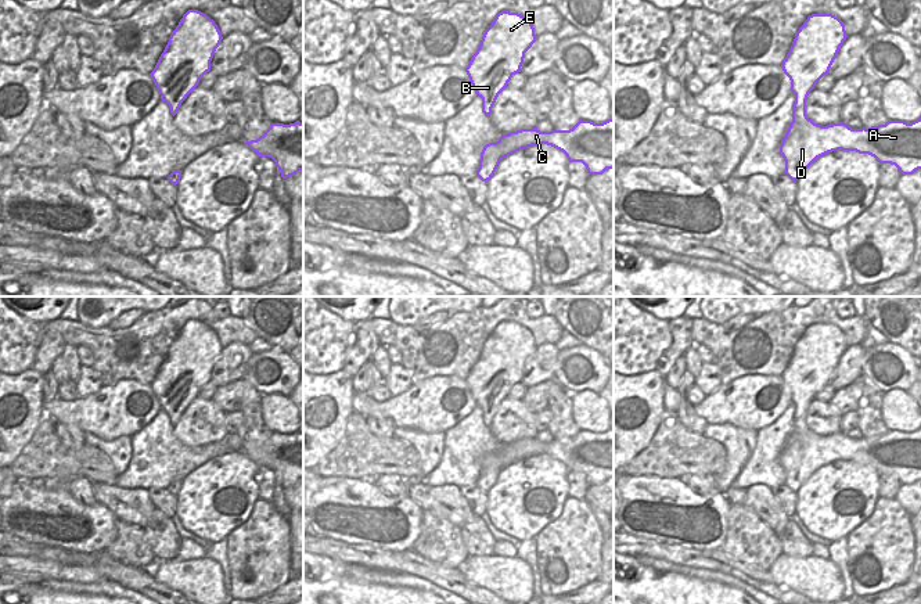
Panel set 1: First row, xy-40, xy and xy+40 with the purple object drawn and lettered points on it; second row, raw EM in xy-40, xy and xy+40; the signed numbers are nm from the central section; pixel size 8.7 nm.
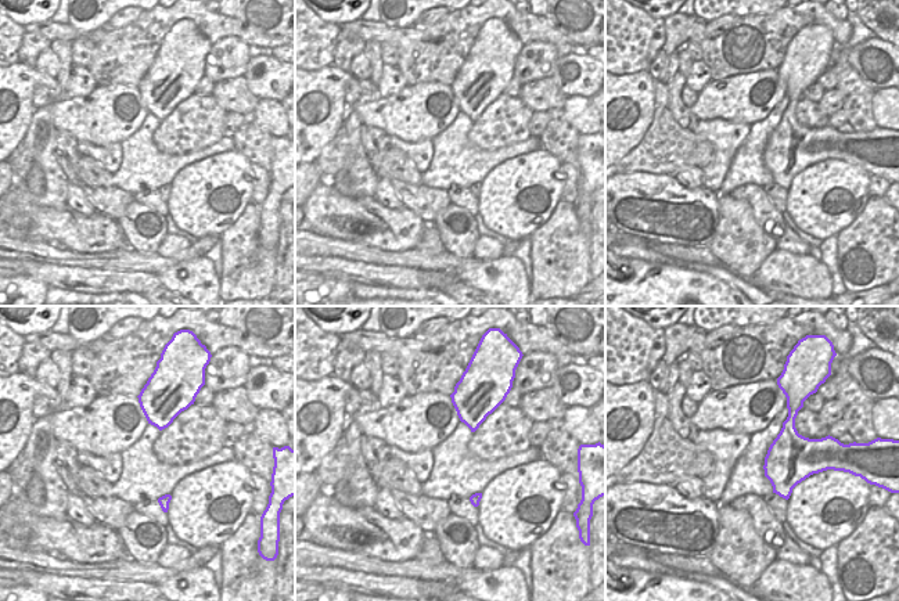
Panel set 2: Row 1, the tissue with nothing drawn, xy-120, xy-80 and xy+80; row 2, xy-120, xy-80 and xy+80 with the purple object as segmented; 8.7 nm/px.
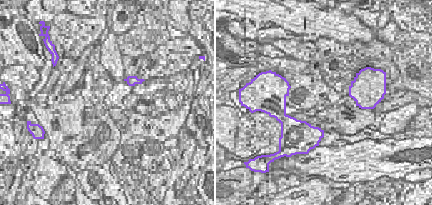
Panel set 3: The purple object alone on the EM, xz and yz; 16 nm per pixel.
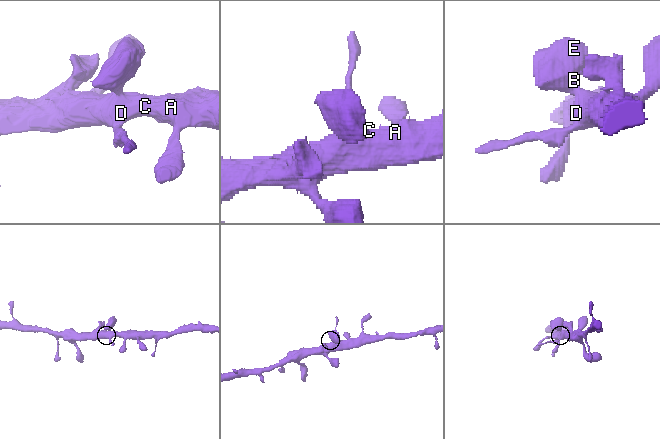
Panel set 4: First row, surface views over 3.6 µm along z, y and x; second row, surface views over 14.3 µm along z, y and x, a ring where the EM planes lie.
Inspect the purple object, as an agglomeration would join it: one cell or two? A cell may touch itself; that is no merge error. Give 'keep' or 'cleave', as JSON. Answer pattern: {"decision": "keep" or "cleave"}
{"decision": "keep"}

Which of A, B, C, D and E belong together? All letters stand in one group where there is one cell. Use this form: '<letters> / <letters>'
A B C D E

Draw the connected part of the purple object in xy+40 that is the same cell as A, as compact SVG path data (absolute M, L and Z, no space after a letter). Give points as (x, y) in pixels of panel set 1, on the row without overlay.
M812 324L799 338L792 356L781 374L784 384L791 391L791 402L795 405L792 416L792 432L780 456L780 464L785 471L785 485L796 492L803 482L820 467L832 461L856 461L868 464L879 474L895 475L900 485L913 485L921 479L921 428L907 434L904 431L888 431L885 435L868 439L852 439L846 434L821 436L806 425L806 410L816 393L827 384L837 364L846 350L843 332L832 324Z

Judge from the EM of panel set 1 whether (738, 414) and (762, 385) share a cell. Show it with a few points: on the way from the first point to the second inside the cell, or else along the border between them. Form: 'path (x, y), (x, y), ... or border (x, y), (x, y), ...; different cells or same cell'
path (745, 407), (756, 392); same cell

